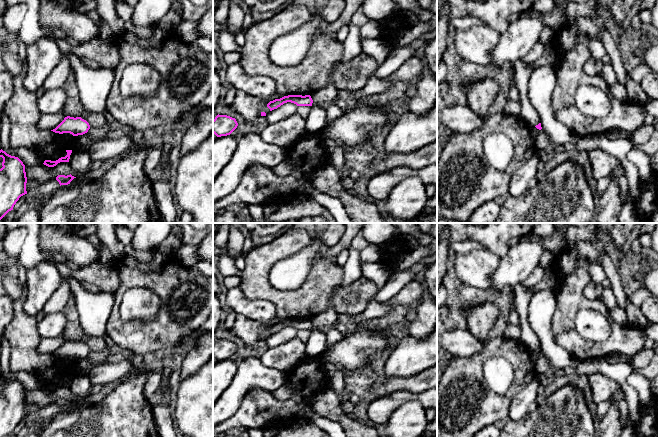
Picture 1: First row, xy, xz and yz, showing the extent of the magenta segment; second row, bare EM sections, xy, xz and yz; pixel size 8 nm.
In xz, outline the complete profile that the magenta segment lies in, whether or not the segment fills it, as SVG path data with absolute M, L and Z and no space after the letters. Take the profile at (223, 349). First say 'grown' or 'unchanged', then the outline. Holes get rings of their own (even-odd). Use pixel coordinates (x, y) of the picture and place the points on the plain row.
unchanged | M217 339L213 344L213 357L217 361L230 359L238 350L235 342L227 339Z

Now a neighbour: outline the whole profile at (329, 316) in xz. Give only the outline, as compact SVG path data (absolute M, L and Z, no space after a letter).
M329 304L326 310L316 314L310 320L313 326L330 326L337 322L339 316L339 313Z

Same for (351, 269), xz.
M348 249L349 257L343 265L343 283L342 287L349 286L352 282L362 276L361 265L359 260L360 251Z

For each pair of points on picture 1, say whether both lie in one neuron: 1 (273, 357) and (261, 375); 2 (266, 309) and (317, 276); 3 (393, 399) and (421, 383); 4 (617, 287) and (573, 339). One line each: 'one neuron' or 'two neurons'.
1: two neurons
2: two neurons
3: two neurons
4: two neurons

